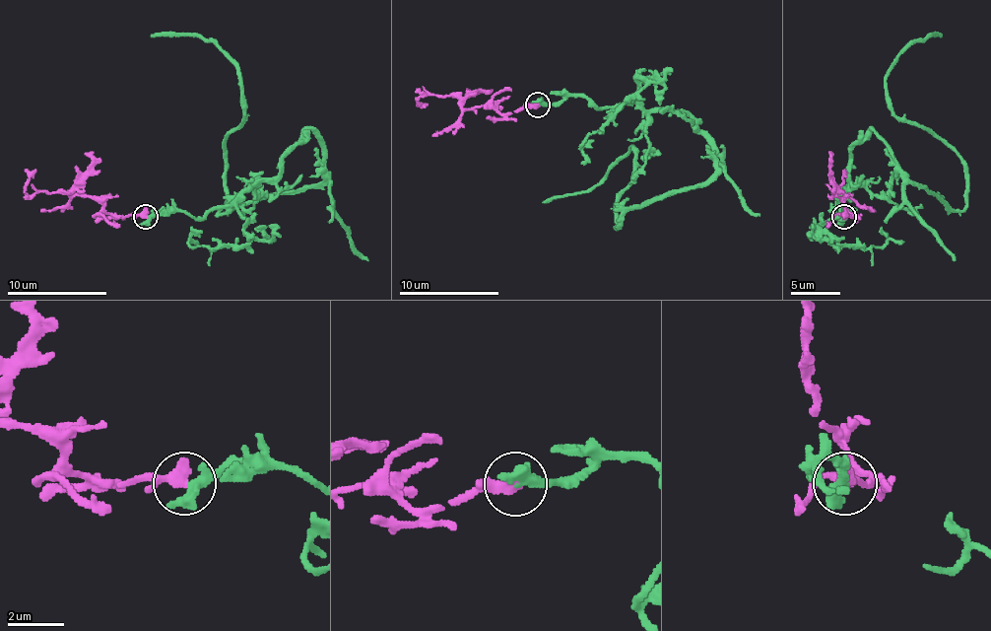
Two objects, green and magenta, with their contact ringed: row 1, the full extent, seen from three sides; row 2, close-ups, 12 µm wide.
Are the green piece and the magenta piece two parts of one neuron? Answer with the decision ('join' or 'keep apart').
join

